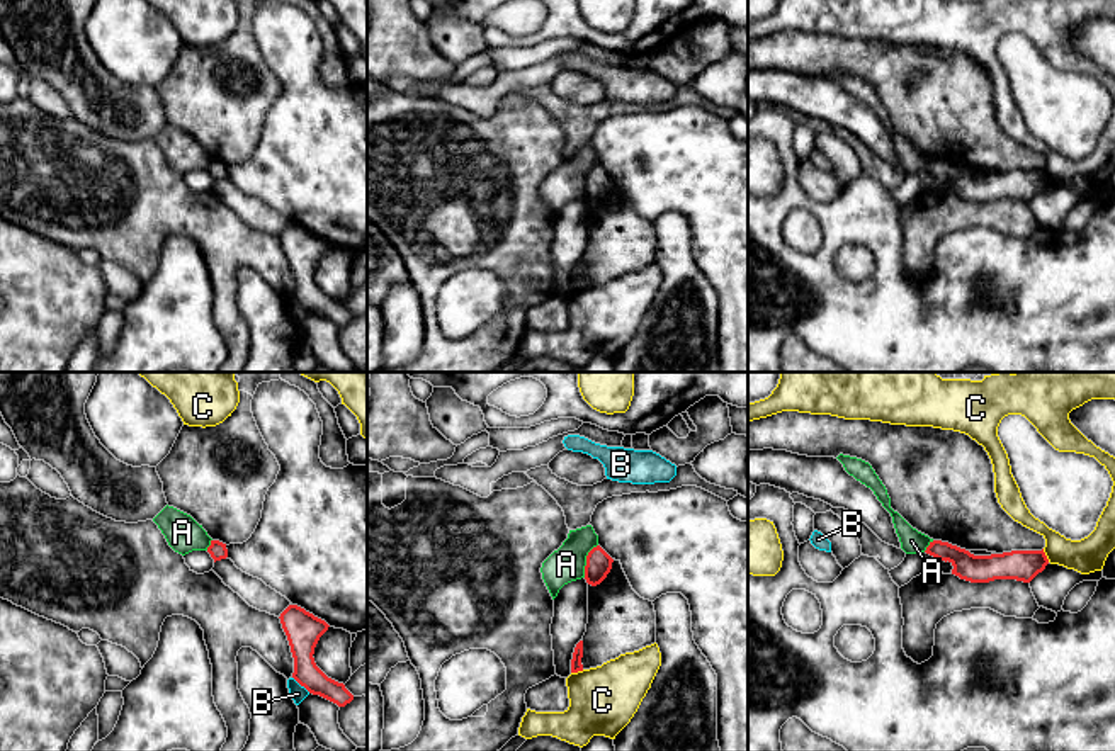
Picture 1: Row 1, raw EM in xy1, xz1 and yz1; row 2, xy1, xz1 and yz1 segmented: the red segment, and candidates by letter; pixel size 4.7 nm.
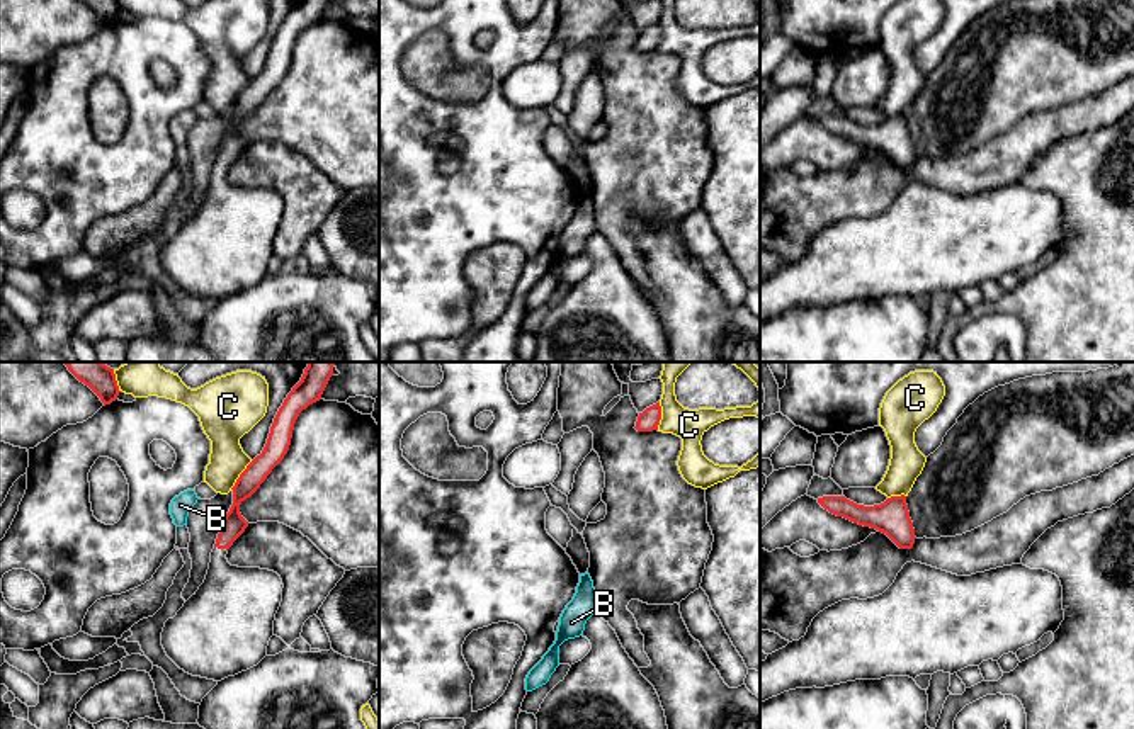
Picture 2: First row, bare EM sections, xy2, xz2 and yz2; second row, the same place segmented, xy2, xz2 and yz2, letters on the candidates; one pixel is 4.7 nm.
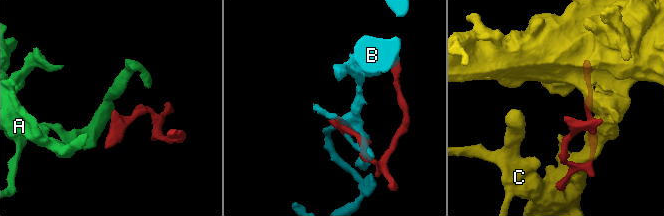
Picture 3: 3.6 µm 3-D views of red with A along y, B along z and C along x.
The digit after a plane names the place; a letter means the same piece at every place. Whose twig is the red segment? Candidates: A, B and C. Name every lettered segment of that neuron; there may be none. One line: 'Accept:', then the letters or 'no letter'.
Accept: no letter

